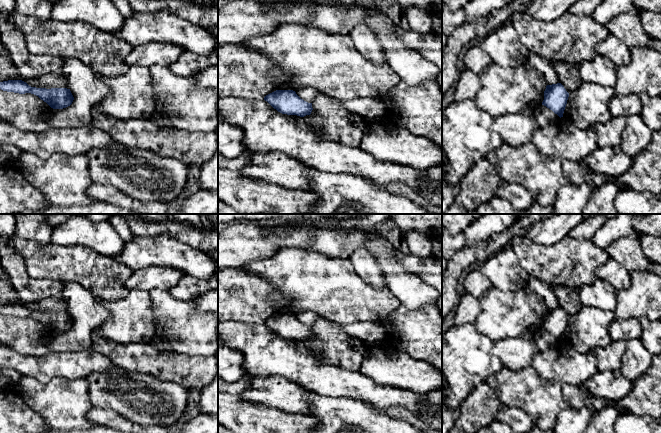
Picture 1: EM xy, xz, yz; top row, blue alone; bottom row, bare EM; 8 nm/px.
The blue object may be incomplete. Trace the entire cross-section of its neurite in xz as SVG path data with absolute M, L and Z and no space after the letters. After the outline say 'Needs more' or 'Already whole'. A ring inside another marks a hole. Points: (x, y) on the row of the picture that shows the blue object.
M276 90L266 95L264 100L282 114L304 117L313 110L312 103L301 99L293 90Z. Already whole

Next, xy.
M8 80L0 82L0 89L19 94L31 93L38 96L53 109L63 109L70 106L74 97L67 88L36 88L29 86L22 80Z. Already whole

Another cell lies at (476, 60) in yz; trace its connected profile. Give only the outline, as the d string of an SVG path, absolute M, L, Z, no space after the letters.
M470 45L463 59L465 68L480 75L493 63L490 56L478 45Z

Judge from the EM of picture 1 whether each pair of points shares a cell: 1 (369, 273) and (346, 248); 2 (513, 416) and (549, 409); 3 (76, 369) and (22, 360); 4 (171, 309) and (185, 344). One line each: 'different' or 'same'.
1: different
2: different
3: same
4: same

